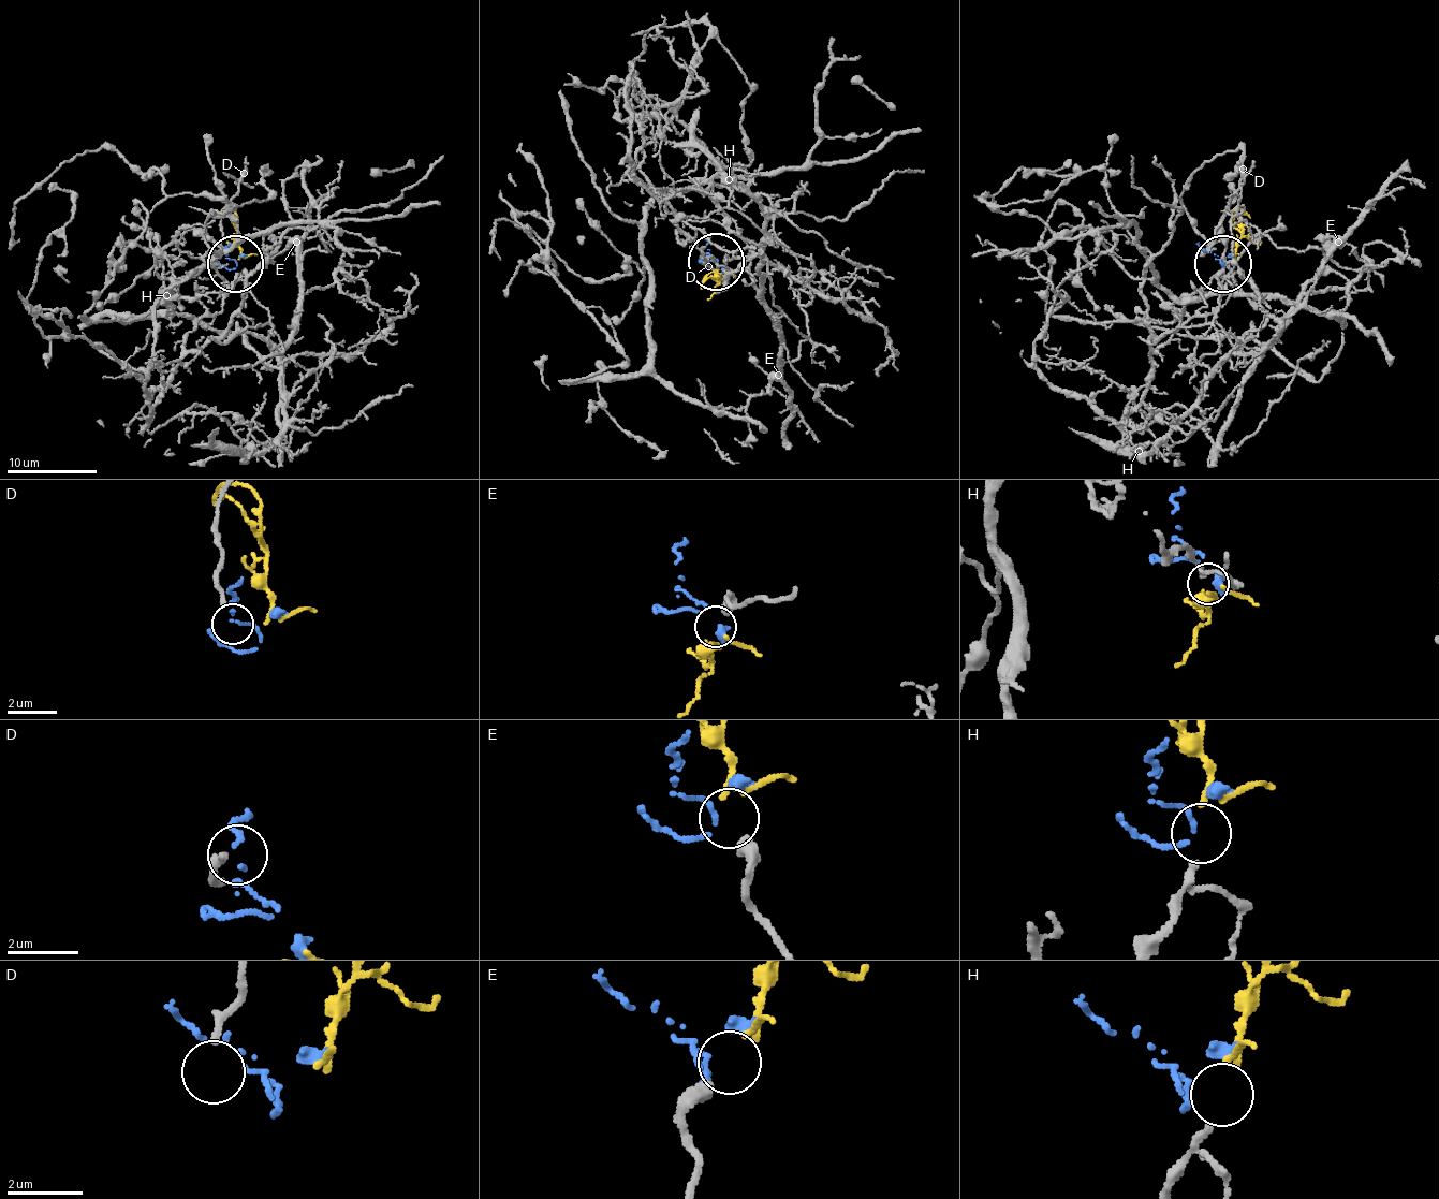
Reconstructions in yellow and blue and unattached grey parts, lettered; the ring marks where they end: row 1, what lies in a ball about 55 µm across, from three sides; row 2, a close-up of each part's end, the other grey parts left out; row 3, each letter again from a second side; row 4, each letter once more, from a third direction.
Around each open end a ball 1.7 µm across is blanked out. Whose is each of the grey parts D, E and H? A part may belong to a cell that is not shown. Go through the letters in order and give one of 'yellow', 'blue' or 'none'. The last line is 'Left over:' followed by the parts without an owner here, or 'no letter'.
D: none
E: blue
H: yellow
Left over: D

